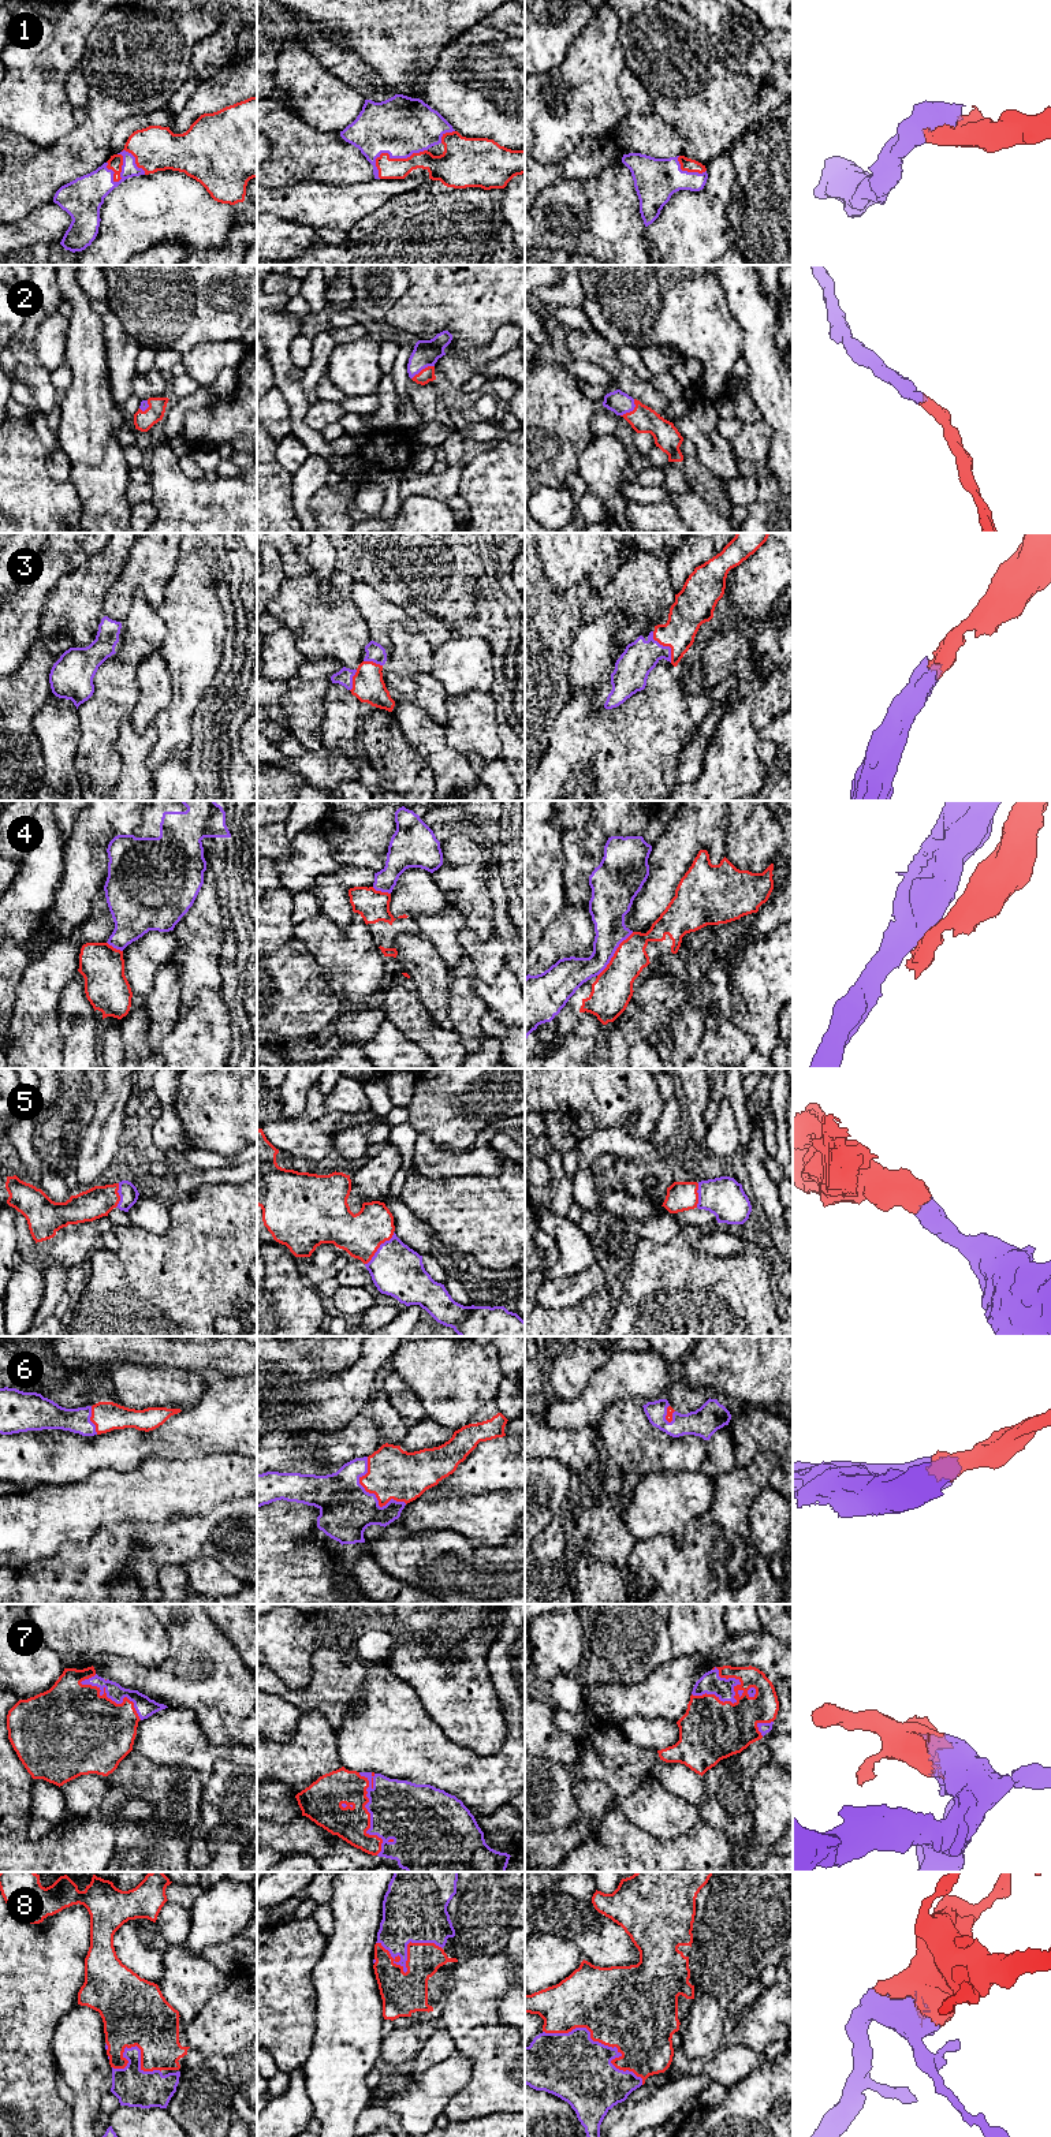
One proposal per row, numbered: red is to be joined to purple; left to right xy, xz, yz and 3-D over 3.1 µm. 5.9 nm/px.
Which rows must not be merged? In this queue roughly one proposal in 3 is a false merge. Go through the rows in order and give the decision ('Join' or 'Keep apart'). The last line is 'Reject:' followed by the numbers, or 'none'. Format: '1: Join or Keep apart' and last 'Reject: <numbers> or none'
1: Join
2: Join
3: Join
4: Keep apart
5: Join
6: Join
7: Join
8: Join
Reject: 4

